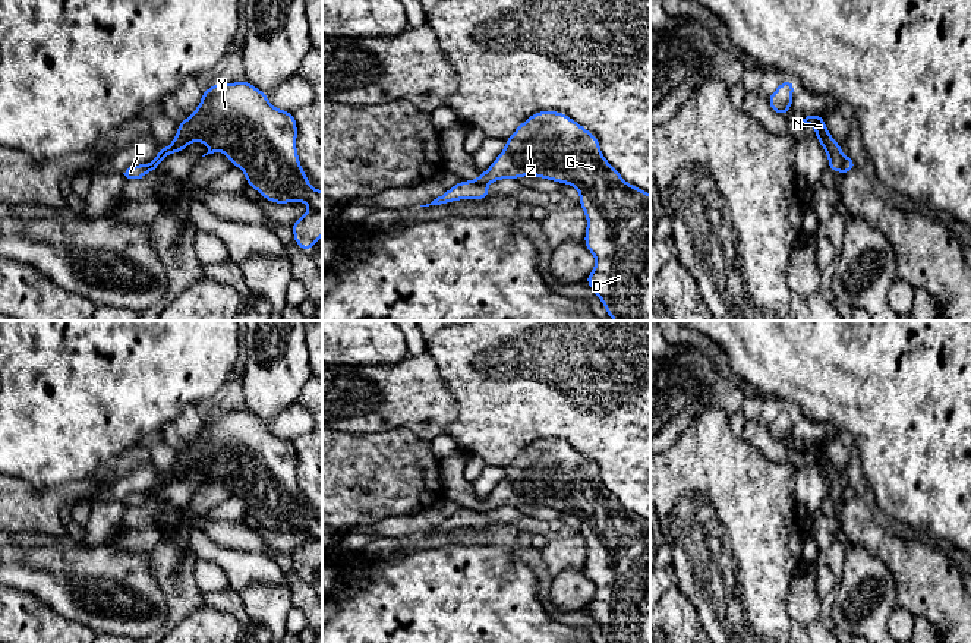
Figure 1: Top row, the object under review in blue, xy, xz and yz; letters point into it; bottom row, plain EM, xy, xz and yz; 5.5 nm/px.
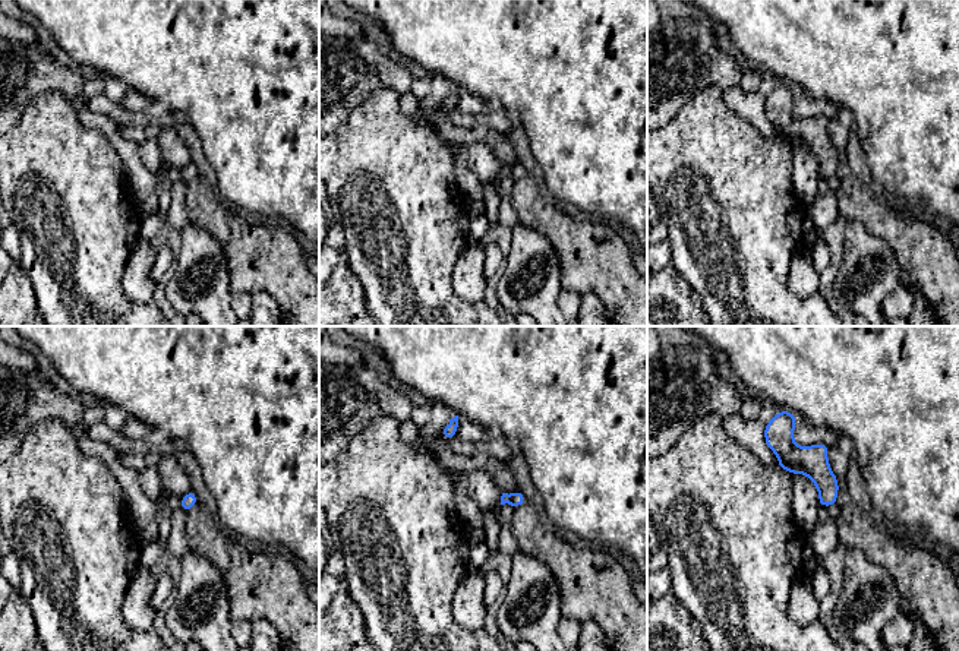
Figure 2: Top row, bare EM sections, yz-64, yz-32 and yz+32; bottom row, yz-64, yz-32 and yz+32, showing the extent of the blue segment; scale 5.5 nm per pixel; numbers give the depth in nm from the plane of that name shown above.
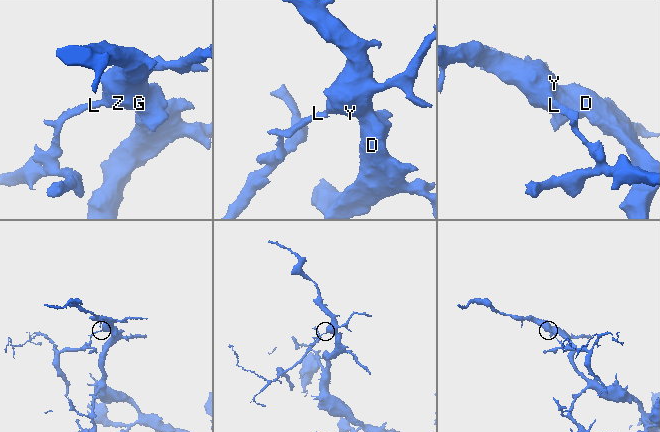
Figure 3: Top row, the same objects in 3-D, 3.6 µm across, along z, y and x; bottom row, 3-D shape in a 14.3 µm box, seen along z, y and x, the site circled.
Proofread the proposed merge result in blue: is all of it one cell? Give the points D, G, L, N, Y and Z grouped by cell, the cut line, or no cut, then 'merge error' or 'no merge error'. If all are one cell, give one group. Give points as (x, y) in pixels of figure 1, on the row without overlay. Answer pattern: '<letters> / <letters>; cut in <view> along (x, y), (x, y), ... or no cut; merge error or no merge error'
D G N Y Z / L; cut in yz along (844, 484), (839, 498); merge error

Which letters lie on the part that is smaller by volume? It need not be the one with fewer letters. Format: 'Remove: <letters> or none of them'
Remove: L

